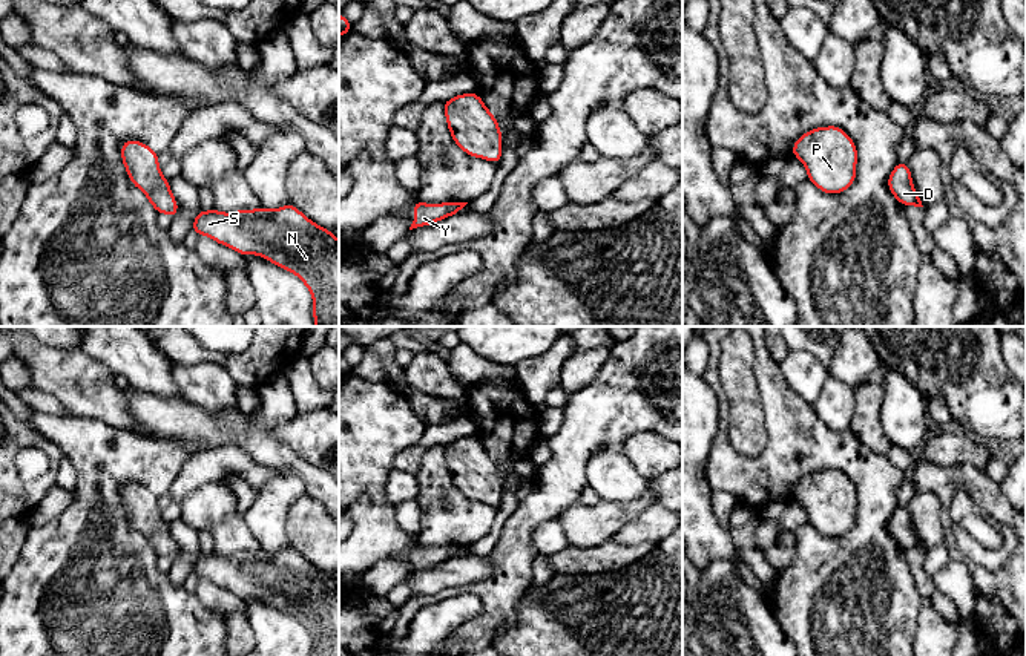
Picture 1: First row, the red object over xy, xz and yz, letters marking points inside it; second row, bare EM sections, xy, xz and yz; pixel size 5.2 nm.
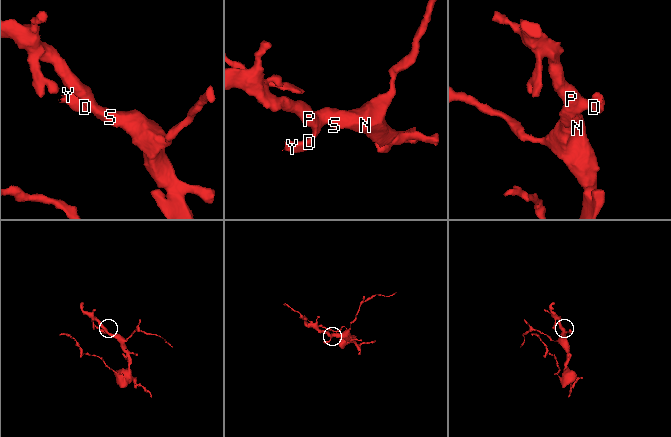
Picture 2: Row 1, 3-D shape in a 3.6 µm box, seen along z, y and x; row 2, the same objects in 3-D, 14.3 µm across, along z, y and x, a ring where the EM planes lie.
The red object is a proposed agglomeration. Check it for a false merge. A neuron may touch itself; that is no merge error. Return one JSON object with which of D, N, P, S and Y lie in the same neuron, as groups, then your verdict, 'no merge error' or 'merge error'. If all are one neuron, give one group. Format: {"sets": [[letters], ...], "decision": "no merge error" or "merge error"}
{"sets": [["D", "N", "P", "S", "Y"]], "decision": "no merge error"}

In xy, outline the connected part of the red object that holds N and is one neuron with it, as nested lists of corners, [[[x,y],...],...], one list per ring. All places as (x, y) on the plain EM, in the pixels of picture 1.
[[[293,547],[233,556],[199,553],[192,573],[291,615],[310,633],[313,656],[339,656],[339,582]]]

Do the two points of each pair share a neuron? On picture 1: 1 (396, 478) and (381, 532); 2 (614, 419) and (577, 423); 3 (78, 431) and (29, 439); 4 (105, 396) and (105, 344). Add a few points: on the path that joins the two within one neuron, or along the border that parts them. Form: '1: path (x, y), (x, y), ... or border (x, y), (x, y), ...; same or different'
1: border (393, 468), (385, 485), (385, 498), (391, 505); different
2: path (605, 419), (586, 423); same
3: border (31, 428), (51, 440), (63, 454); different
4: border (80, 348), (100, 360), (114, 376); different

